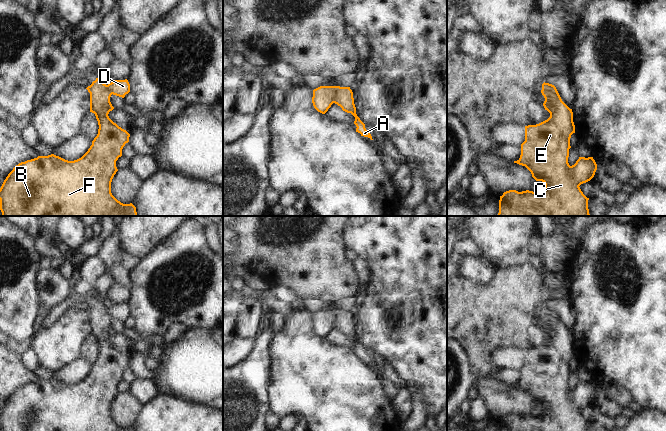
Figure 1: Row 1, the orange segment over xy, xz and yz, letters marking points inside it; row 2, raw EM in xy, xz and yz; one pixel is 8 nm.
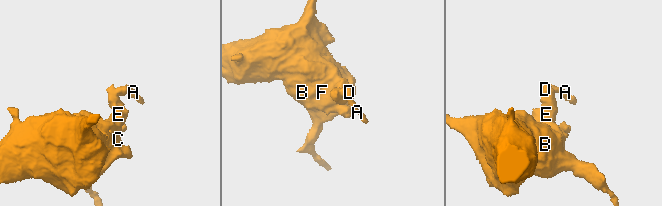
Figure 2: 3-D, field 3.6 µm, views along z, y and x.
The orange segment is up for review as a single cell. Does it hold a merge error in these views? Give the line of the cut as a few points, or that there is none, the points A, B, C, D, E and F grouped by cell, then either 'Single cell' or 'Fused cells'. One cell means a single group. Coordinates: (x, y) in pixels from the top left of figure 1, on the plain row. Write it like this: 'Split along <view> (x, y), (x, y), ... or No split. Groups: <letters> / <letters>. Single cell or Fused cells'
Split along xz (332, 310), (334, 326). Groups: A D / B C E F. Fused cells.

